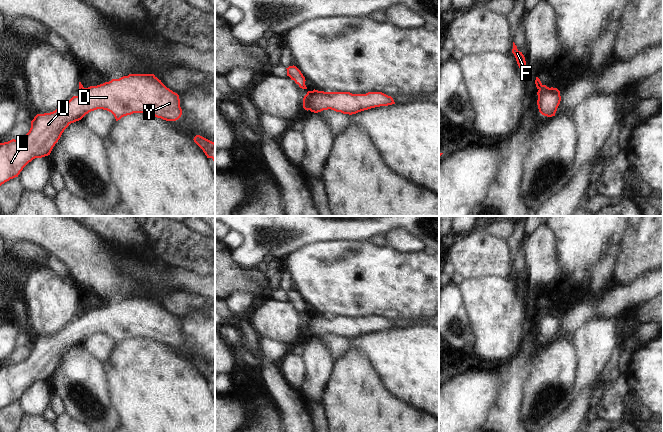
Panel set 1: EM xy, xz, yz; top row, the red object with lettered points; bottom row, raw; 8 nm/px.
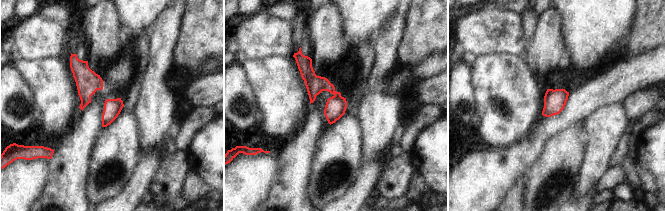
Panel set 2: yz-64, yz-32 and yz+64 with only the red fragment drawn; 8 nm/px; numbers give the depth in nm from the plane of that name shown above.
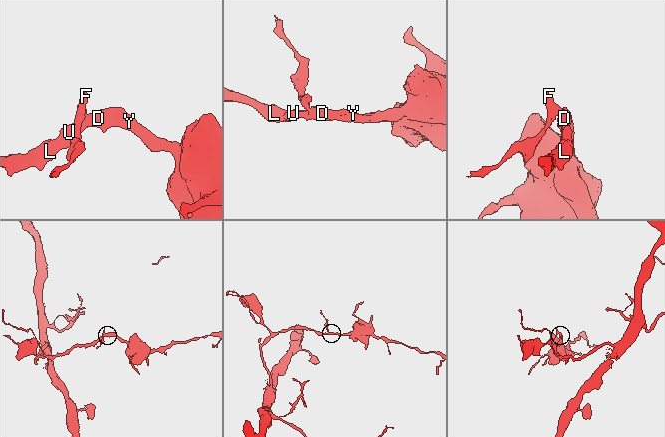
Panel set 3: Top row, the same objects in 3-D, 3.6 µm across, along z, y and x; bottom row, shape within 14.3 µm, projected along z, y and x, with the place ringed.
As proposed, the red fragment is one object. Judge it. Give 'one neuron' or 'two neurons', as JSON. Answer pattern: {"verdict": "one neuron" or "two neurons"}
{"verdict": "two neurons"}

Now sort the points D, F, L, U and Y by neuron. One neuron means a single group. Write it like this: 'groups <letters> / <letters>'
groups D L U Y / F

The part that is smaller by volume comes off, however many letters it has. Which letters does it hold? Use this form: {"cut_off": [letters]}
{"cut_off": ["F"]}

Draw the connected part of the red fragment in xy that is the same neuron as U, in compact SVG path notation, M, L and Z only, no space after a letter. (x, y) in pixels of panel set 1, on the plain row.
M129 298L97 310L83 312L78 320L73 320L55 335L37 338L24 361L0 367L0 410L18 401L33 383L50 379L62 357L71 347L81 344L86 338L97 333L111 336L116 345L133 337L150 338L166 345L176 345L182 339L179 319L167 312L154 298Z

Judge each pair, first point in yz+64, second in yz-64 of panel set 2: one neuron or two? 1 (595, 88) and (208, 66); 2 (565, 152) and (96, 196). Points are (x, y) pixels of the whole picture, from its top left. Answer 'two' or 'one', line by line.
1: one
2: one

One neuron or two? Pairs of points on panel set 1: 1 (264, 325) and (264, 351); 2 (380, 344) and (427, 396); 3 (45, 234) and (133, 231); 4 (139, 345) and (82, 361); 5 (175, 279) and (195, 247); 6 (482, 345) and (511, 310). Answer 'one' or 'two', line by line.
1: two
2: one
3: two
4: two
5: two
6: one

